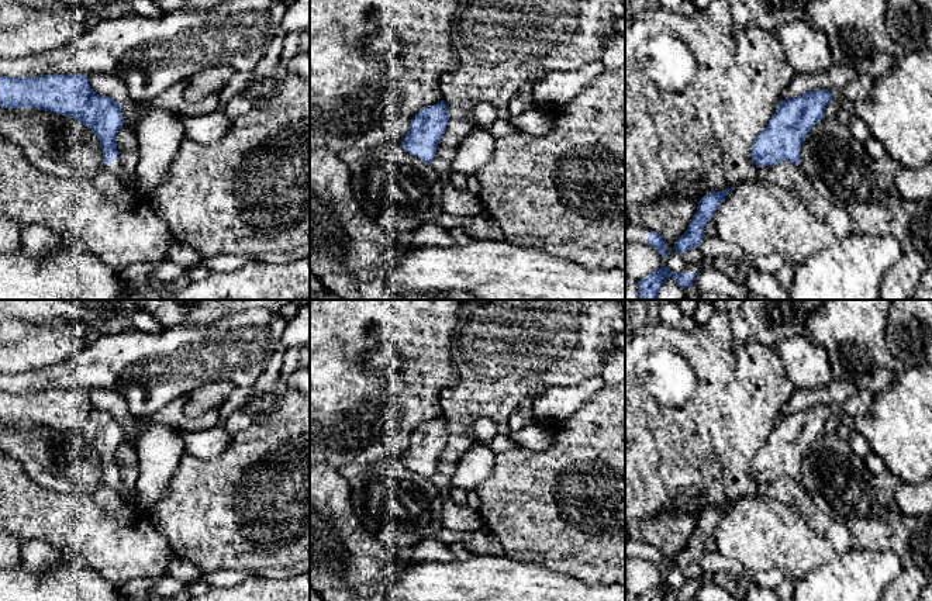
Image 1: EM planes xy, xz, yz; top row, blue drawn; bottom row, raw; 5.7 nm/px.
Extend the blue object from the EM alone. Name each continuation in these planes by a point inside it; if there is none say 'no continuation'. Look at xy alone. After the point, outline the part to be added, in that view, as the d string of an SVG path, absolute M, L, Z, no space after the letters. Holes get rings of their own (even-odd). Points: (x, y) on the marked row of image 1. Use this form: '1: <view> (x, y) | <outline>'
1: xy (114, 168) | M117 158L117 159L115 159L114 162L111 162L110 165L106 165L106 163L104 163L104 167L120 180L121 187L134 189L134 190L141 190L135 173L134 173L131 177L128 177L128 179L124 179L124 177L122 177L122 167L121 167L121 163L120 163L120 158Z

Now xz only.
no continuation

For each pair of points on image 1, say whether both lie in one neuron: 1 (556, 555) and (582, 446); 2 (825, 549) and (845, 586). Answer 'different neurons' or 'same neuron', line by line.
1: same neuron
2: different neurons

